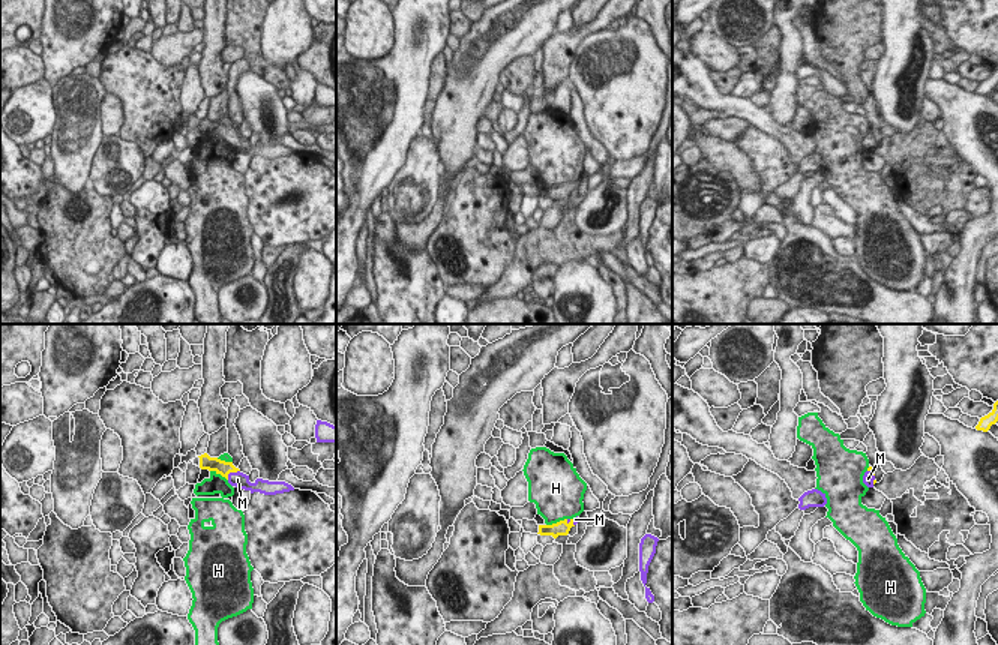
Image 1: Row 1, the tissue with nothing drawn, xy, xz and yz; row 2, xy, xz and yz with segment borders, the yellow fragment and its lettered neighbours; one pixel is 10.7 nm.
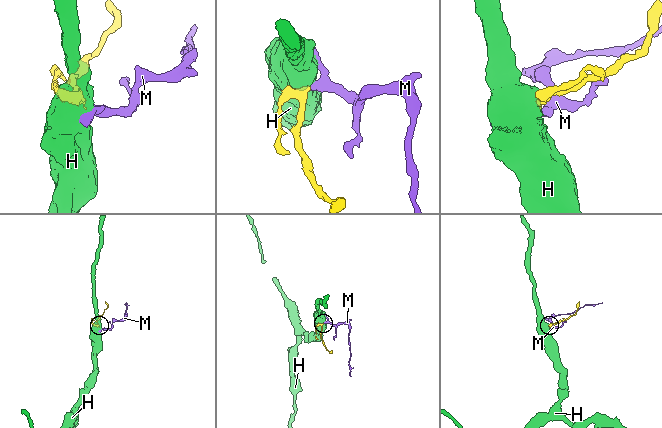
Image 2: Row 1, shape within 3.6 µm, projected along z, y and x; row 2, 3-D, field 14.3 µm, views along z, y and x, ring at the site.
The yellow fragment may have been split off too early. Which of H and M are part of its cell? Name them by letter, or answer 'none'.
M

